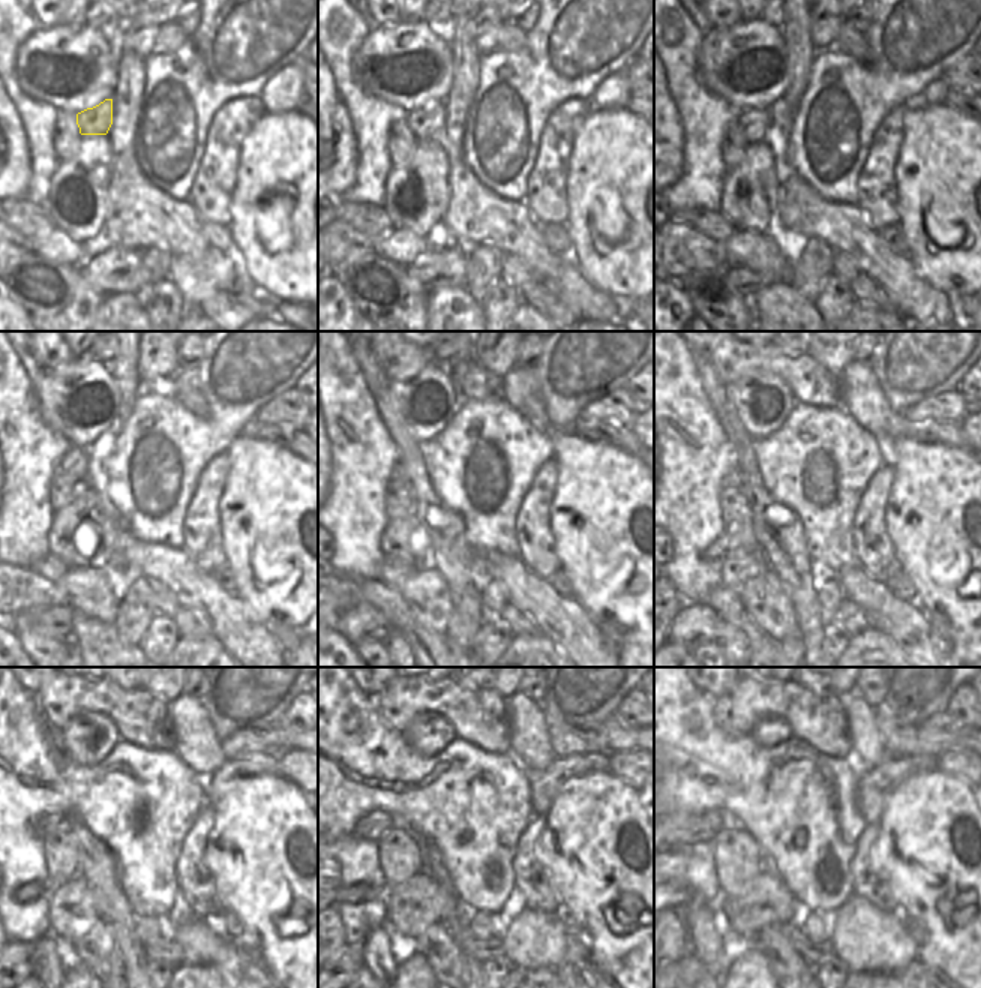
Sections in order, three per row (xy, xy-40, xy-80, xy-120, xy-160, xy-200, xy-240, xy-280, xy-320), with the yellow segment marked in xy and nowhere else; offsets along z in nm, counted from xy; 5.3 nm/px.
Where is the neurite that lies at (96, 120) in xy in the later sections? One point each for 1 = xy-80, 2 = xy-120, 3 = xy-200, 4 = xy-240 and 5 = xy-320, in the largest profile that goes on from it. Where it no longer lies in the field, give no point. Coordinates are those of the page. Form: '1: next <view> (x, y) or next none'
1: next xy-80 (753, 123)
2: next xy-120 (74, 464)
3: next xy-200 (732, 480)
4: next xy-240 (42, 825)
5: next xy-320 (684, 831)

